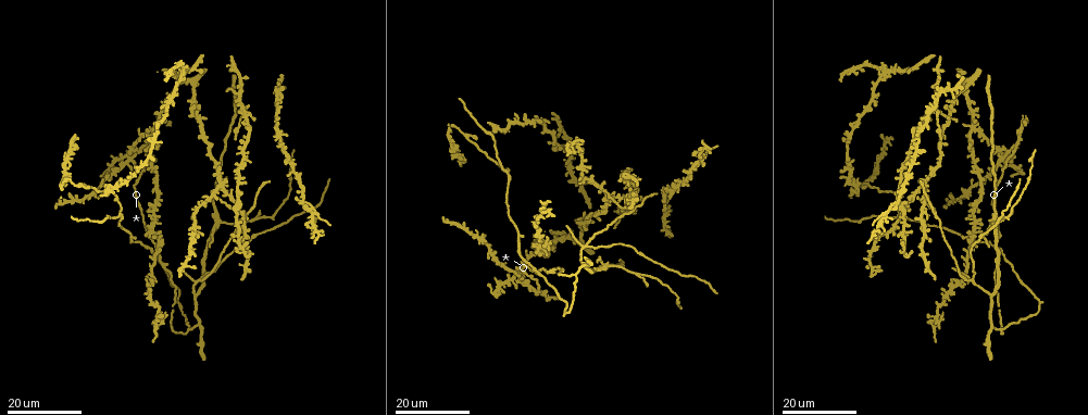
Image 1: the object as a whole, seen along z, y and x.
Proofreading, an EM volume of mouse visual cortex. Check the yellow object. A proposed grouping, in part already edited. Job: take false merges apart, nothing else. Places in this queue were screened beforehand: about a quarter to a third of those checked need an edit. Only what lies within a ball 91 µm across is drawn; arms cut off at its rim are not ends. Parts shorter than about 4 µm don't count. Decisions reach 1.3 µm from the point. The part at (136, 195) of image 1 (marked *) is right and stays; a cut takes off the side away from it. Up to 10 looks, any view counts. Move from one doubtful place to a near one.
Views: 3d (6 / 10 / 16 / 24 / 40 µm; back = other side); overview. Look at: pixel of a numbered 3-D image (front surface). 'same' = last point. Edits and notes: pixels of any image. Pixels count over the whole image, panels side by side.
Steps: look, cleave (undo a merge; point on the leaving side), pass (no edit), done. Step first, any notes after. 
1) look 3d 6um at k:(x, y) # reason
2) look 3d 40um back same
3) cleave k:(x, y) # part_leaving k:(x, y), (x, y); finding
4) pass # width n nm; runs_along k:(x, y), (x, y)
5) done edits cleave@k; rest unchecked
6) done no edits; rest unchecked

look 3d 16um at 1:(119, 214) # small branch off a trunk

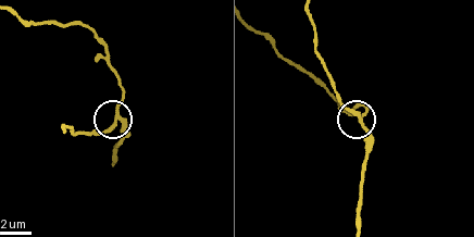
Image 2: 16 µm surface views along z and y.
look 3d 6um at 2:(359, 120)

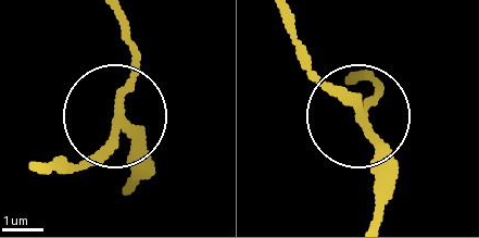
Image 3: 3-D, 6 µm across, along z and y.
pass # arms 3; runs_along 3:(374, 211), (370, 127), (304, 58); all the same neuron

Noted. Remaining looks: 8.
look 3d 24um at 1:(638, 276) # thin arm on a thick one

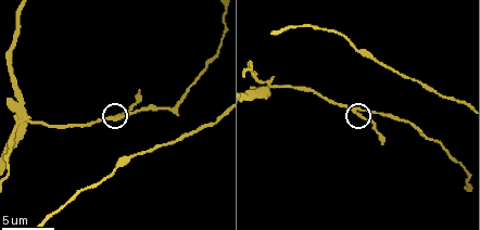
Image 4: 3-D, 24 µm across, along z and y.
look 3d 10um at 4:(357, 112) # zoom in

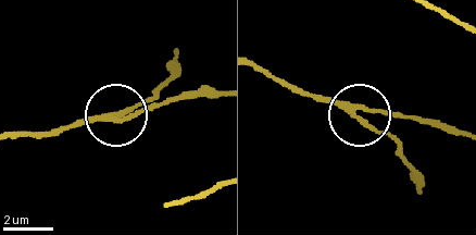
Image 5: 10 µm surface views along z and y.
pass # side_arm 5 um; runs_along 5:(13, 134), (57, 134), (118, 116), (166, 79); all the same neuron

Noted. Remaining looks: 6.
look 3d 16um at 1:(635, 210) # thin arm on a thick one

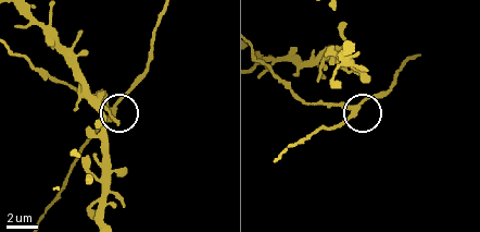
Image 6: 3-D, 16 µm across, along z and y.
look 3d 6um at 6:(113, 111)

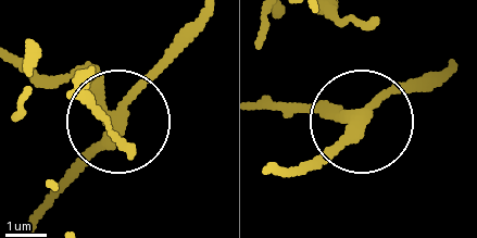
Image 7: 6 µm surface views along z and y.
cleave 7:(51, 87) # part_leaving 7:(351, 118), (261, 109); a second neuron is stuck on

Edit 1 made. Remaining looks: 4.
look 3d 24um at 1:(588, 247) # three-way junction

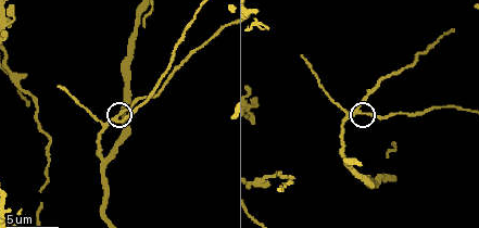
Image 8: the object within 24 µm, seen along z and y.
look 3d 6um at 8:(359, 111)

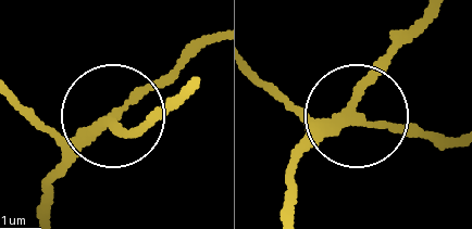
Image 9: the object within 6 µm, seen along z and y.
pass # width 200 nm; runs_along 9:(45, 217), (48, 183), (76, 152), (118, 121), (156, 121); continuous, no second neuron

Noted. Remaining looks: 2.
look 3d 24um at 1:(576, 276) # arms part here

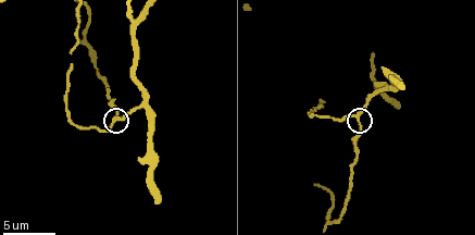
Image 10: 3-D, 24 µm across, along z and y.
look 3d 10um at 10:(358, 117)

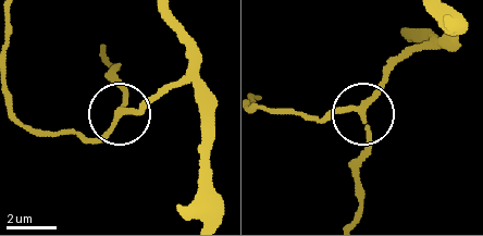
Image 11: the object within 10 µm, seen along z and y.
pass # side_arm 81 um; runs_along 11:(260, 106), (316, 118), (359, 111), (395, 63); all the same neuron

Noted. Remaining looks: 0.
done edits cleave@7; rest unchecked

